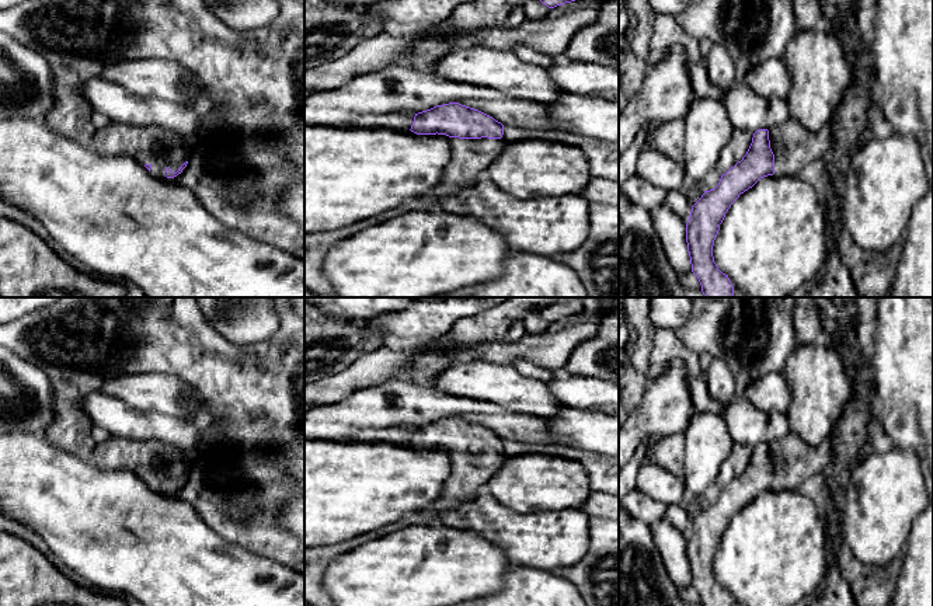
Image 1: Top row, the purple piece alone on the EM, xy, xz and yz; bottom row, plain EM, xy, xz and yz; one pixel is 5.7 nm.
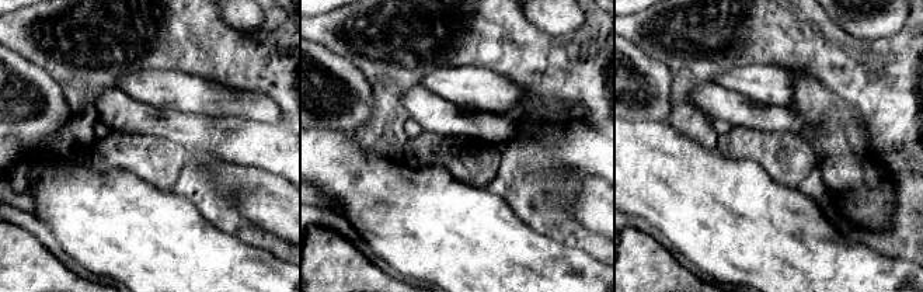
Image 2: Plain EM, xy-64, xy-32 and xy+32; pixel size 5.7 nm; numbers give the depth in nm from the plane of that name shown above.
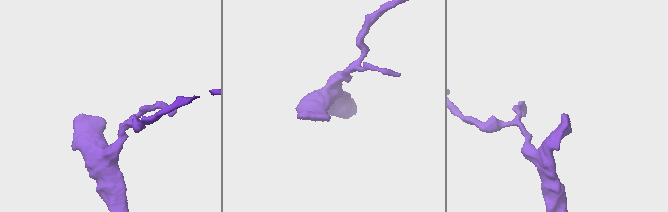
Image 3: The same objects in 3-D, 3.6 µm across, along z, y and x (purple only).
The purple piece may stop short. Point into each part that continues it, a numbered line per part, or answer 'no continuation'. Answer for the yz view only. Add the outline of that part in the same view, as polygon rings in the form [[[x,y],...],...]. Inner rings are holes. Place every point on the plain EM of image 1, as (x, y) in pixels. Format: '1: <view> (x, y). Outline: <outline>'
1: yz (793, 460). Outline: [[[788,433],[767,445],[774,469],[774,488],[796,491],[807,478],[824,474],[831,464],[835,442],[831,435],[819,446],[808,446]]]

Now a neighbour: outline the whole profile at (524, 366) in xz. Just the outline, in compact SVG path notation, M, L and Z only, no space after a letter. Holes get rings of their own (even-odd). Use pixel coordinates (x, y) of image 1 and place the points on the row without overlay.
M518 359L512 365L519 373L535 377L539 380L551 380L554 377L554 372L546 368L542 368L530 361L526 359Z

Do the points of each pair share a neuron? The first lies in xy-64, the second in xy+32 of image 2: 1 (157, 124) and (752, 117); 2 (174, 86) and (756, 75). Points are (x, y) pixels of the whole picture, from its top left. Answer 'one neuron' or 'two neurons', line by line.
1: one neuron
2: one neuron

